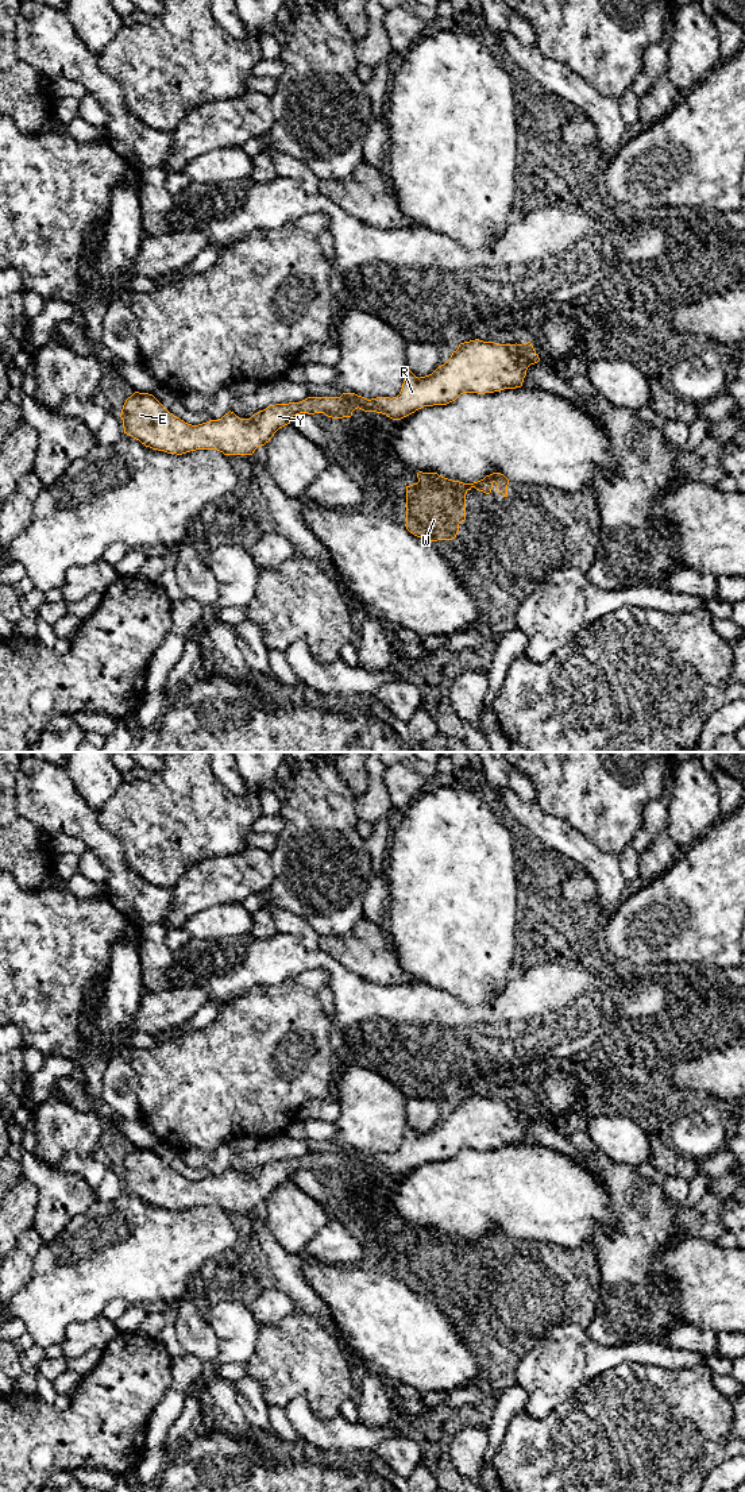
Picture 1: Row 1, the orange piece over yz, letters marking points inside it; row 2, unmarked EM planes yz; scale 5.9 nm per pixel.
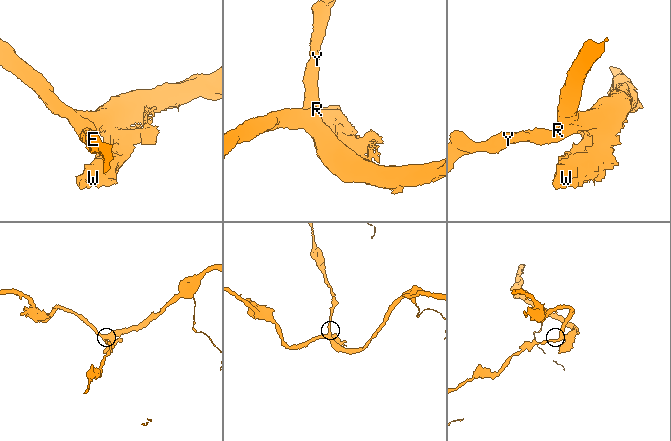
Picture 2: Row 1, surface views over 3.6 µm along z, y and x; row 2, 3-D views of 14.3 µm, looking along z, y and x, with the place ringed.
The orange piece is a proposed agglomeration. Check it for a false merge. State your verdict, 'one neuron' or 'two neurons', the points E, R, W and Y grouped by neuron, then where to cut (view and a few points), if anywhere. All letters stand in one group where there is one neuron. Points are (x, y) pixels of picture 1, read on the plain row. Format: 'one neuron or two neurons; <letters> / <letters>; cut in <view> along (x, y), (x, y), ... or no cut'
one neuron; E R W Y; no cut

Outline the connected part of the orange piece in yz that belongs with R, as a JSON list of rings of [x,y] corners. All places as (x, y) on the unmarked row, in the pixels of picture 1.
[[[479,1095],[460,1099],[458,1106],[452,1109],[451,1114],[441,1122],[439,1122],[432,1130],[425,1133],[416,1133],[410,1126],[405,1129],[405,1136],[402,1140],[402,1145],[397,1153],[377,1153],[367,1156],[355,1149],[343,1149],[340,1153],[308,1153],[300,1158],[289,1158],[289,1160],[275,1160],[270,1161],[263,1167],[252,1171],[250,1175],[240,1175],[233,1168],[225,1169],[219,1176],[209,1176],[206,1179],[192,1181],[181,1176],[180,1173],[170,1169],[153,1150],[135,1148],[131,1153],[128,1153],[121,1165],[121,1176],[124,1190],[132,1192],[139,1196],[146,1203],[153,1206],[165,1207],[167,1210],[182,1211],[196,1206],[217,1206],[224,1211],[252,1211],[254,1207],[265,1202],[270,1198],[274,1190],[290,1180],[290,1175],[300,1169],[324,1169],[332,1175],[343,1175],[351,1173],[355,1165],[362,1165],[364,1168],[377,1168],[386,1171],[393,1176],[401,1176],[416,1167],[424,1163],[433,1161],[447,1161],[455,1157],[463,1149],[494,1149],[503,1145],[516,1145],[521,1144],[524,1134],[526,1131],[526,1126],[530,1121],[534,1121],[540,1117],[530,1098],[522,1100],[497,1100],[494,1098],[483,1098]]]

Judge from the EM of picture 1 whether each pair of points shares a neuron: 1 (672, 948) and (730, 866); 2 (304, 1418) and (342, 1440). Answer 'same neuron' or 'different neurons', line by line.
1: same neuron
2: same neuron

